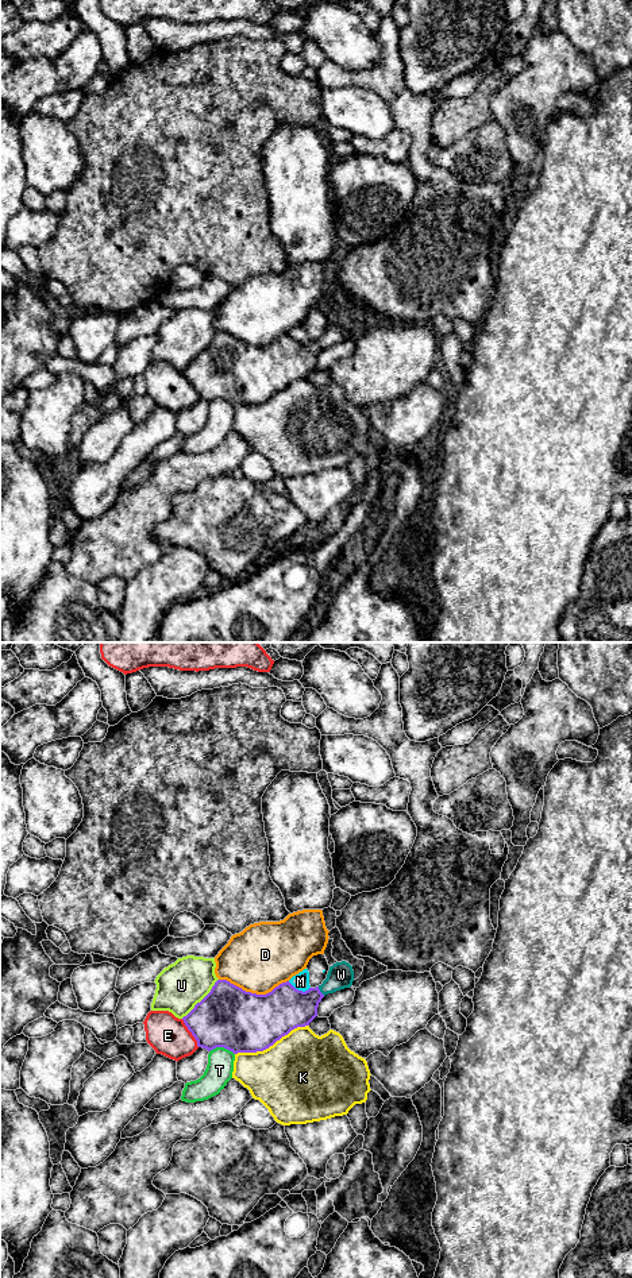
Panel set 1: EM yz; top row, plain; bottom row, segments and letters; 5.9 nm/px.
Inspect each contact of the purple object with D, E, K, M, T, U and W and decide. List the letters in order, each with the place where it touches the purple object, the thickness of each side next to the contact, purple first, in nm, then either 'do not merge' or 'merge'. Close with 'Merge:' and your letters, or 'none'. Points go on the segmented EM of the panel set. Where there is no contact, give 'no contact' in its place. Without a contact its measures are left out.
D: yz (254, 993) | 360/400 nm | do not merge
E: yz (191, 1031) | 360/240 nm | do not merge
K: yz (272, 1045) | 360/500 nm | do not merge
M: yz (297, 989) | 280/100 nm | do not merge
T: yz (222, 1046) | 360/160 nm | do not merge
U: yz (203, 999) | 360/280 nm | do not merge
W: yz (319, 991) | 260/160 nm | merge
Merge: W

